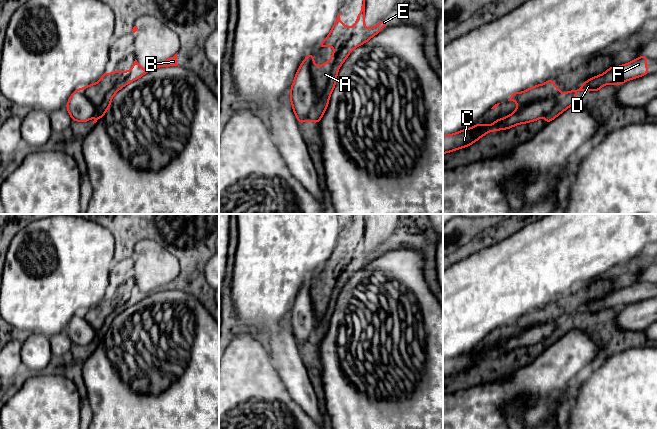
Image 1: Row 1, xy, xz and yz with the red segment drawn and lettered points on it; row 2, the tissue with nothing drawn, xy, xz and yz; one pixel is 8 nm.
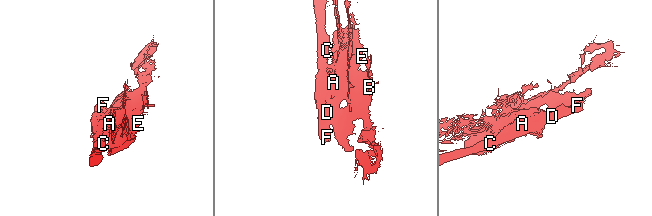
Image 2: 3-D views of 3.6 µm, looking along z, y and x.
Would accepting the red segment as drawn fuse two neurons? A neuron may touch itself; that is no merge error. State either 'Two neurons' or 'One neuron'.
Two neurons

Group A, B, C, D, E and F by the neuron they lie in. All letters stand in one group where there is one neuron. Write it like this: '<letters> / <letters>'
A B E / C D F

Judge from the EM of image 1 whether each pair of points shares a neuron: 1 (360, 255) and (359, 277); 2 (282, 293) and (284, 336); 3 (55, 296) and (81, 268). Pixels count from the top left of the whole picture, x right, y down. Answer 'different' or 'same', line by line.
1: different
2: different
3: same

